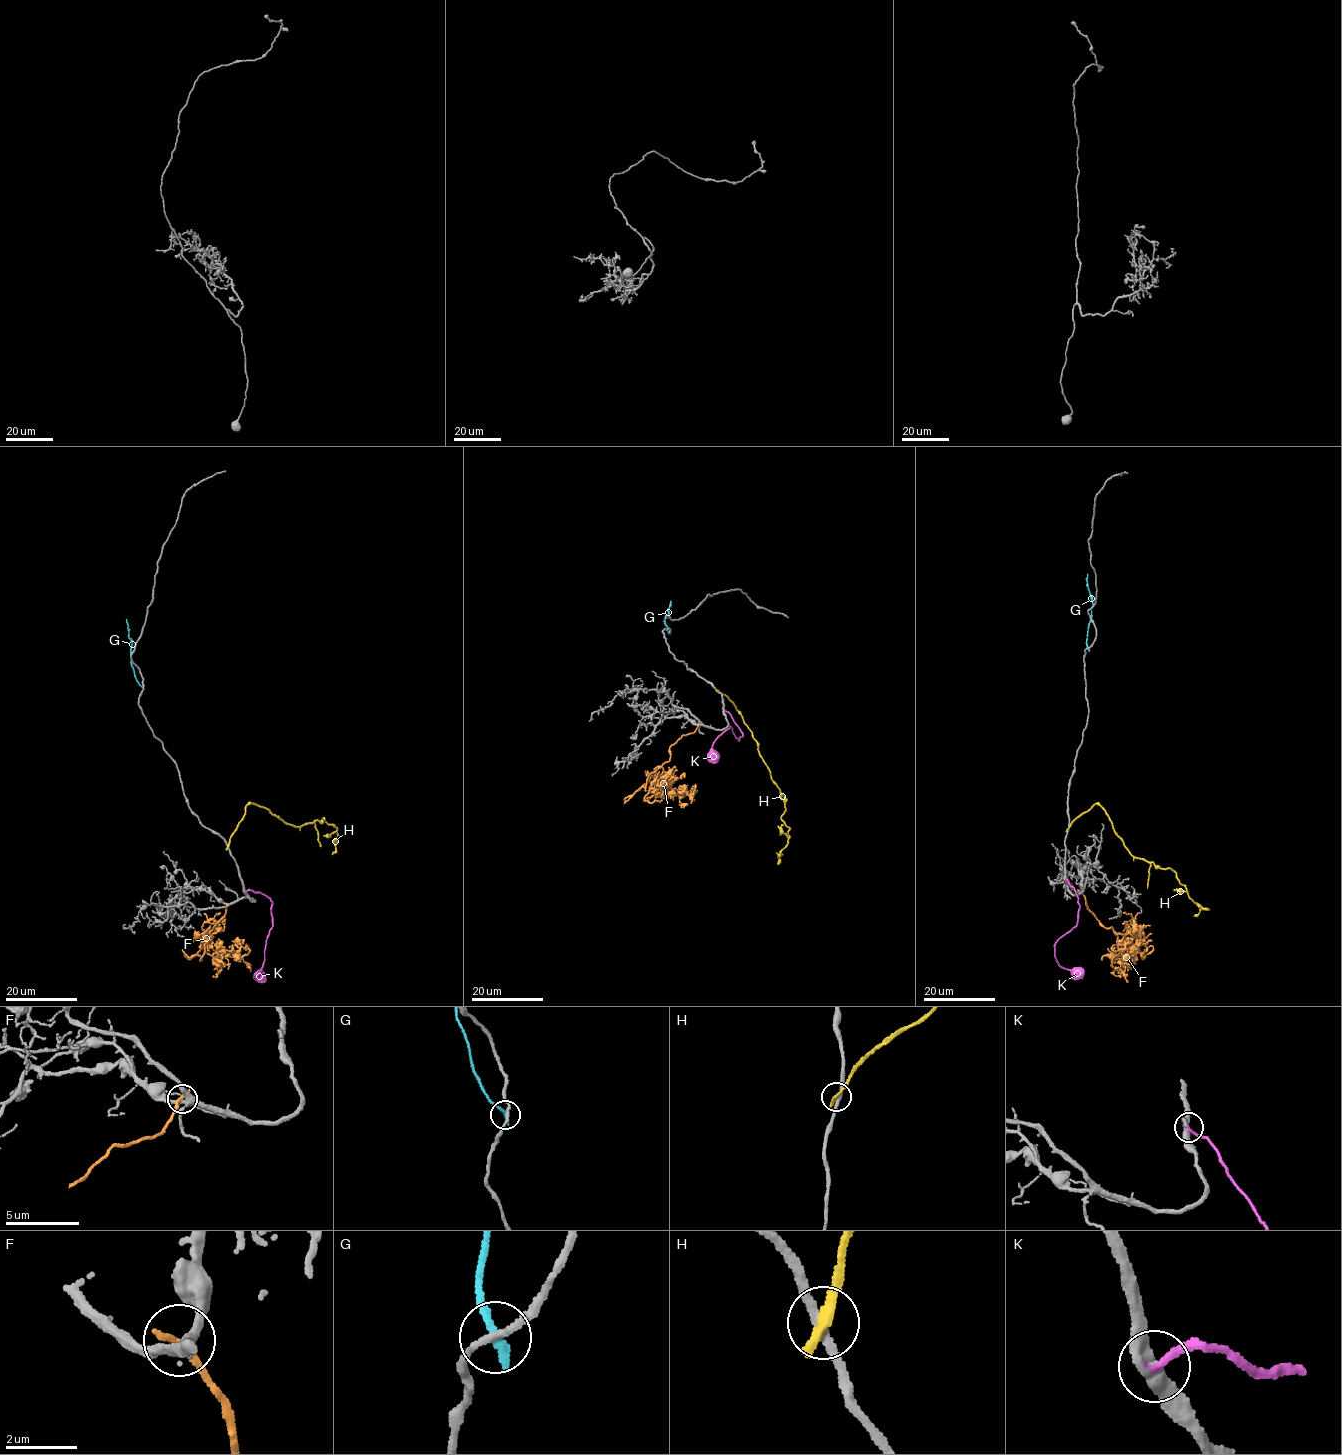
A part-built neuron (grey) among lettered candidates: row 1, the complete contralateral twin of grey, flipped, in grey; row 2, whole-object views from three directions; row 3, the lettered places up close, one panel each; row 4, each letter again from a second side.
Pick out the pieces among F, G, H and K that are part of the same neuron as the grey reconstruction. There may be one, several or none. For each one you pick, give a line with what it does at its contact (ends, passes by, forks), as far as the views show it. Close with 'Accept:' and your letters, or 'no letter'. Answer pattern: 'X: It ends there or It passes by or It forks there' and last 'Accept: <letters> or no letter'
K: It ends there
Accept: K

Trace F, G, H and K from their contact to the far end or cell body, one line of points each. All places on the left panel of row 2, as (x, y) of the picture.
F: (227, 904), (213, 936), (201, 946), (211, 955), (219, 949), (235, 952), (249, 967)
G: (143, 687), (131, 663), (132, 639), (129, 637), (126, 619)
H: (228, 846), (245, 807), (252, 803), (296, 827), (323, 818), (336, 827), (332, 854)
K: (245, 892), (257, 892), (272, 903), (272, 924), (267, 935), (263, 965), (255, 977), (261, 972), (264, 975)

